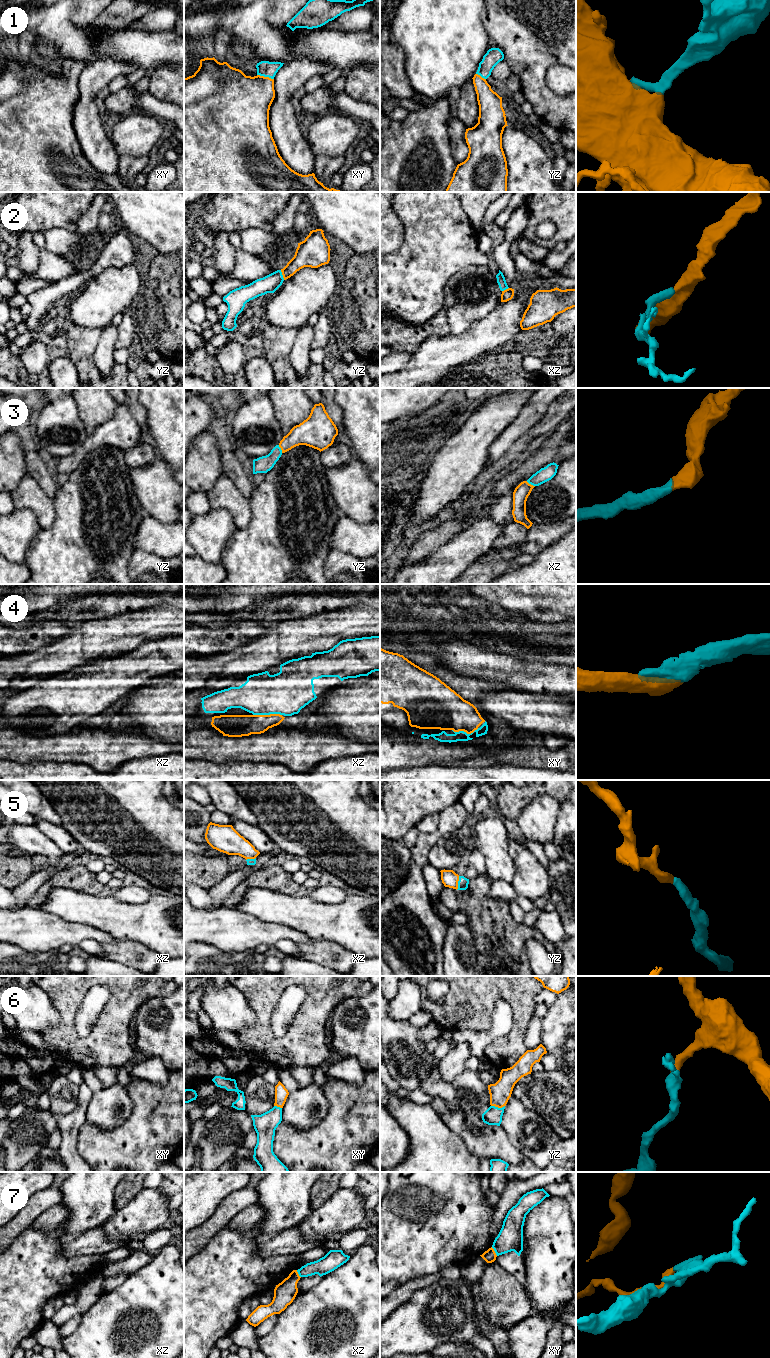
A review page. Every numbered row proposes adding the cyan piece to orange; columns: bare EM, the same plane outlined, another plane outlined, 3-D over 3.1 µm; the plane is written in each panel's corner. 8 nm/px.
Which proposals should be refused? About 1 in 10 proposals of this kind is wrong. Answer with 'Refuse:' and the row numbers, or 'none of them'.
Refuse: 7

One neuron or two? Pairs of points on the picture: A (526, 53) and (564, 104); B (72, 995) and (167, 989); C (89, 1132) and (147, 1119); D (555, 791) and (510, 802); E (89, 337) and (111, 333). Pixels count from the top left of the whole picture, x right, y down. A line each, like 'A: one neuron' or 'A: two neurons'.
A: one neuron
B: one neuron
C: one neuron
D: one neuron
E: two neurons

